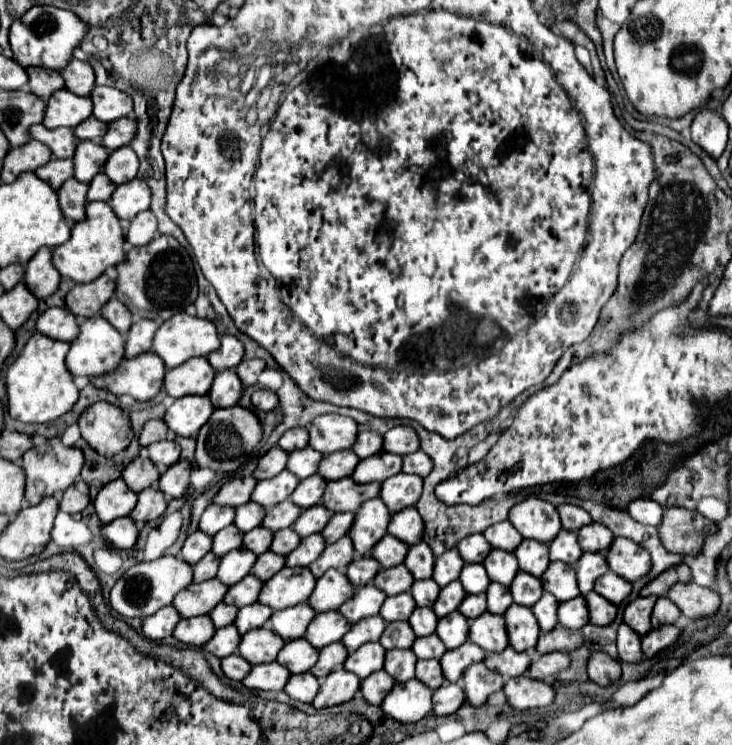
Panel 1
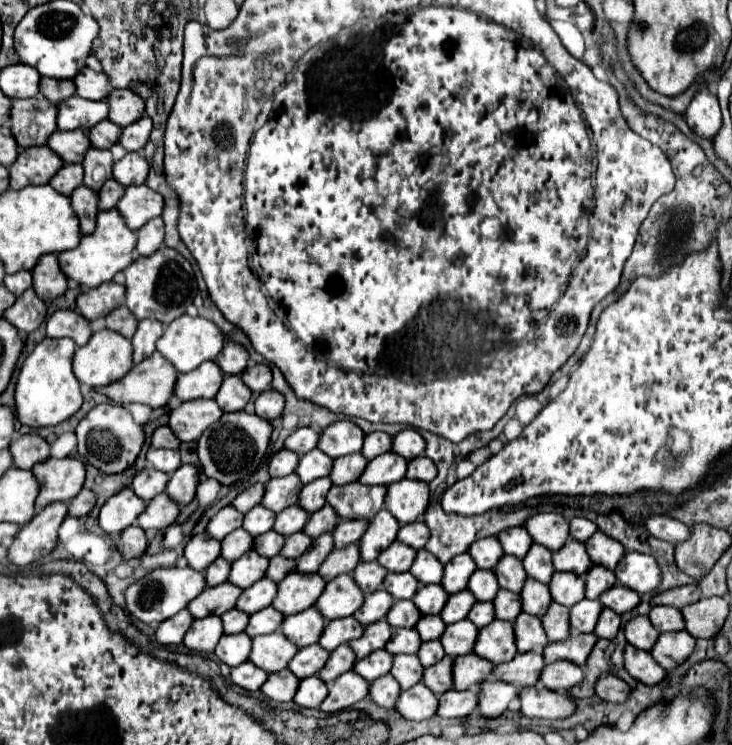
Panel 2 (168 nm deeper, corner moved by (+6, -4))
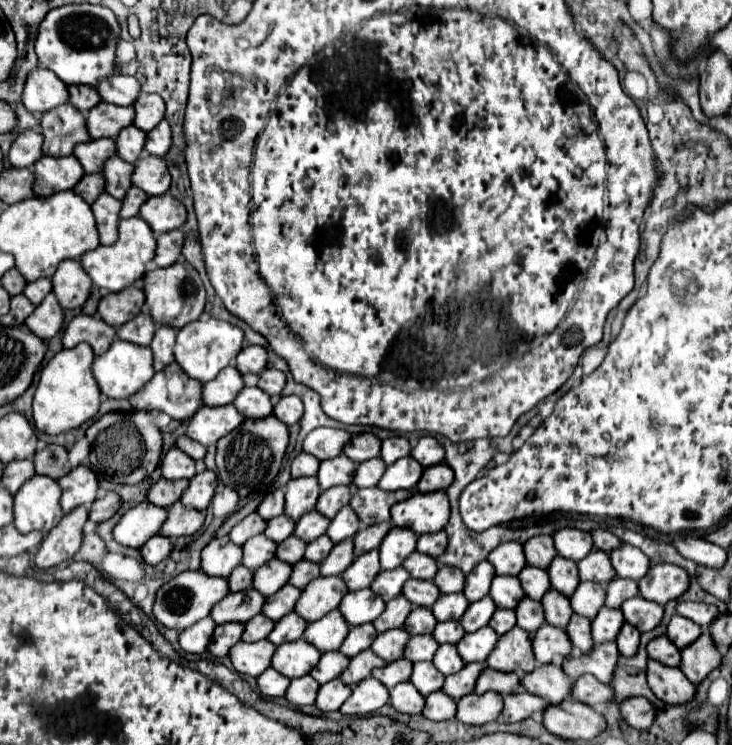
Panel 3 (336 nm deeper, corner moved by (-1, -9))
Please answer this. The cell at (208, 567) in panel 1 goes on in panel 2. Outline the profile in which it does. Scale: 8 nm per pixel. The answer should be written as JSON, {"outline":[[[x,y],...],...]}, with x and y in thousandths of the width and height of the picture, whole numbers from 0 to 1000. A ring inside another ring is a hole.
{"outline":[[[296,748],[296,750],[277,766],[283,785],[291,788],[291,785],[299,785],[299,783],[307,783],[307,780],[310,780],[310,772],[313,772],[313,764],[316,764],[313,753],[305,753],[305,748]]]}

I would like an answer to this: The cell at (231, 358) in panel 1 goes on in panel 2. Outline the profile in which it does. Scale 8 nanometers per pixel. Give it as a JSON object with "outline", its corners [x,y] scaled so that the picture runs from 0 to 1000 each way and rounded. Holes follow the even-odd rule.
{"outline":[[[313,458],[305,466],[305,474],[299,474],[299,479],[294,482],[294,487],[302,493],[302,498],[307,503],[324,503],[337,493],[337,482],[340,482],[340,477],[337,477],[335,466]]]}

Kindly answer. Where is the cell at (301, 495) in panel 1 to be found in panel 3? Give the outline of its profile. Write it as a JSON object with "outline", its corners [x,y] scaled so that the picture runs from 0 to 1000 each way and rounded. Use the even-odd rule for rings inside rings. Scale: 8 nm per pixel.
{"outline":[[[456,652],[448,655],[437,663],[432,685],[437,690],[443,690],[445,695],[456,695],[456,690],[462,690],[462,685],[467,679],[473,679],[478,674],[478,655],[475,652]]]}

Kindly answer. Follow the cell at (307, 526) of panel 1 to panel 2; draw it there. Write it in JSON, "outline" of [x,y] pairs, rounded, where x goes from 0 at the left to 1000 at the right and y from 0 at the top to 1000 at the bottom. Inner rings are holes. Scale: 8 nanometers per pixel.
{"outline":[[[441,678],[436,686],[430,686],[430,689],[422,691],[422,699],[414,707],[414,715],[419,715],[422,721],[430,723],[430,721],[452,713],[458,705],[460,705],[458,686],[452,683],[452,678]]]}

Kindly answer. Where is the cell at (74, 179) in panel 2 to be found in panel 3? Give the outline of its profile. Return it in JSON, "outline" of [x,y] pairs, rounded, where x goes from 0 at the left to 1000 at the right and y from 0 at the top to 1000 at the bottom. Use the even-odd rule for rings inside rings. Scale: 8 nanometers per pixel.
{"outline":[[[117,234],[112,239],[112,244],[101,252],[101,258],[107,258],[120,274],[128,274],[131,266],[142,258],[142,250],[145,250],[145,244],[142,244],[139,234]]]}

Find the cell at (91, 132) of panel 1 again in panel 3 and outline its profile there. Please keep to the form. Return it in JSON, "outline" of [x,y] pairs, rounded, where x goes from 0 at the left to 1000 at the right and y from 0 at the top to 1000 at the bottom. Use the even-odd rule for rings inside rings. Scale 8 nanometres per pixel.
{"outline":[[[175,169],[169,172],[161,185],[158,185],[158,199],[161,199],[161,209],[178,220],[183,220],[197,201],[199,193],[199,177],[189,174],[186,169]]]}

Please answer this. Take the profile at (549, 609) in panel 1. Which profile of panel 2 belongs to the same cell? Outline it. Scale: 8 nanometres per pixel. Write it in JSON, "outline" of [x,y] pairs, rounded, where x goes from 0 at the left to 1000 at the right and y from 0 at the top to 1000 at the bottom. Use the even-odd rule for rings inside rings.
{"outline":[[[753,809],[747,815],[747,823],[739,828],[742,844],[747,850],[750,860],[769,860],[777,855],[780,842],[777,842],[777,815],[769,815],[764,809]]]}

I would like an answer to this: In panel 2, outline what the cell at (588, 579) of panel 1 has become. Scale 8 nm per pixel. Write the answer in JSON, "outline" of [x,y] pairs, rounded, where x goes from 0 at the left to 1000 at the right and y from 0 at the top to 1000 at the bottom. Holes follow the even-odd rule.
{"outline":[[[807,758],[807,764],[799,769],[799,801],[816,804],[837,783],[840,769],[835,764],[824,764],[824,758]]]}

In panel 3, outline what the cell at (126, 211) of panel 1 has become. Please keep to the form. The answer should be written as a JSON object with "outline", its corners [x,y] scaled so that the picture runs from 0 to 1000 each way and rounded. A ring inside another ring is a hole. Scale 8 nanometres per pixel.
{"outline":[[[232,260],[208,263],[191,279],[191,290],[205,301],[213,317],[249,306],[254,298],[254,279],[246,268],[235,266]]]}

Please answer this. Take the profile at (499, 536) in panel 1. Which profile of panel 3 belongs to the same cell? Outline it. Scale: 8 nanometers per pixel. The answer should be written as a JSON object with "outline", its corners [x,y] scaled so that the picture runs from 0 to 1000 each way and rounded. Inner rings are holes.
{"outline":[[[730,719],[716,730],[716,741],[719,741],[719,752],[724,760],[735,760],[735,762],[749,762],[751,754],[757,752],[757,746],[762,744],[757,738],[757,725],[754,719]]]}

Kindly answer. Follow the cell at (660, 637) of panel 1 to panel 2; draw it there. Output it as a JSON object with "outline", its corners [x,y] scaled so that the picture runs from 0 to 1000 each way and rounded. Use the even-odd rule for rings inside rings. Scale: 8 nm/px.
{"outline":[[[939,847],[903,850],[887,877],[906,898],[919,898],[944,879],[947,868],[949,855],[944,855]]]}

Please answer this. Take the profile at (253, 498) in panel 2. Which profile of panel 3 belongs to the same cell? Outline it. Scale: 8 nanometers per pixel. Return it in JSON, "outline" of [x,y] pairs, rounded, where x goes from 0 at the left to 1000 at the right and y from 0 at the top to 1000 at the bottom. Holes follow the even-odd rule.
{"outline":[[[380,655],[380,658],[374,658],[372,663],[366,663],[363,668],[361,668],[361,674],[352,679],[352,690],[361,695],[361,698],[369,698],[369,695],[374,695],[374,693],[383,693],[383,690],[388,690],[388,660]]]}

